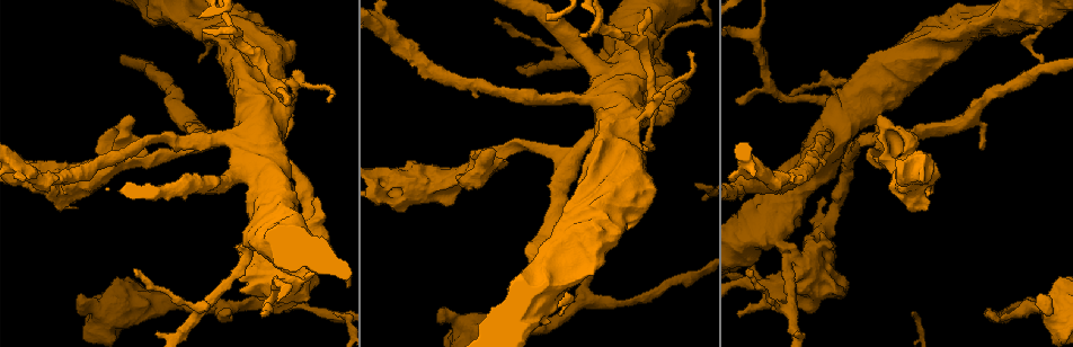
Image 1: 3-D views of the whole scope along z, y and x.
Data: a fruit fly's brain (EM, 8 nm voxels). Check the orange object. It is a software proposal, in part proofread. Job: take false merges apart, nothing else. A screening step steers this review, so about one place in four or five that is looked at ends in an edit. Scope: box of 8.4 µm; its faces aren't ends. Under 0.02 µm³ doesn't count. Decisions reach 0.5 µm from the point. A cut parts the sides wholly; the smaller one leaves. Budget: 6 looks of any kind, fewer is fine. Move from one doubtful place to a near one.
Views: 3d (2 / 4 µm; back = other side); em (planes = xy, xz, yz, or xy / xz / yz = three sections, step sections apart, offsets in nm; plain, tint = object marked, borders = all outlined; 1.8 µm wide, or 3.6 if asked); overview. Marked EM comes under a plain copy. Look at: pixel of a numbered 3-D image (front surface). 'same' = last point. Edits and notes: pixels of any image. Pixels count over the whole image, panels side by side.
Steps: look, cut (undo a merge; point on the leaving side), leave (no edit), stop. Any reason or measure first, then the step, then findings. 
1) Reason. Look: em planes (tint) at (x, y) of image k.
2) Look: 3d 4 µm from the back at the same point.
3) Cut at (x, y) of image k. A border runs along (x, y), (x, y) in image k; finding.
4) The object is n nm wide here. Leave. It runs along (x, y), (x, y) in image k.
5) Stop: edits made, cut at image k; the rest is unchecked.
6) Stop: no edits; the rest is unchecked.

Branch point. Look: 3d 2 µm at (775, 286) of image 1.

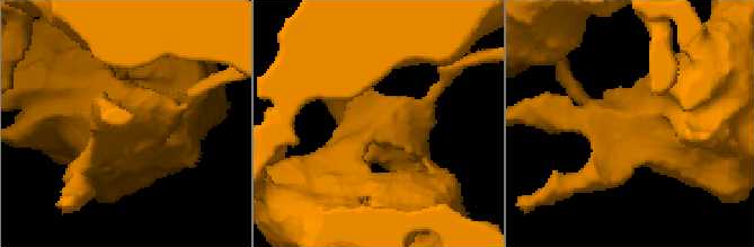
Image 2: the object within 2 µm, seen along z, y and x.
Shape alone is not enough. Look: em planes (tint) at (356, 119) of image 2.

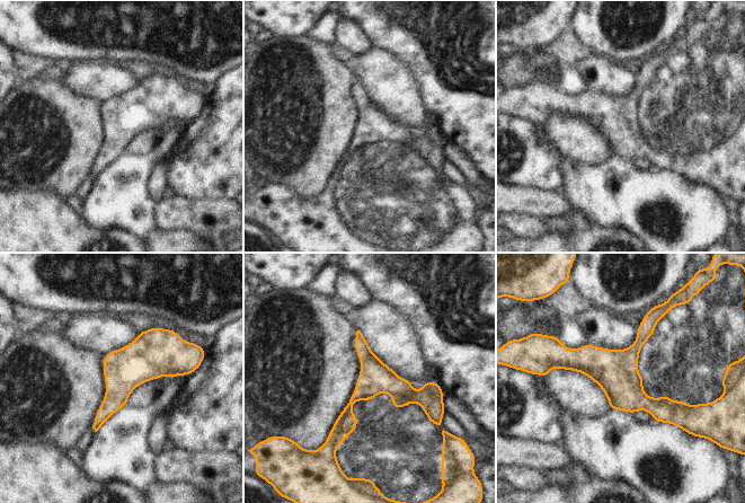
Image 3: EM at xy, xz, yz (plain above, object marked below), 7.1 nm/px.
Leave. Continuous, no second neuron.

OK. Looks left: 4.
Sudden change in width. Look: em 3.6 µm xz step 4 (tint) at (849, 159) of image 1.

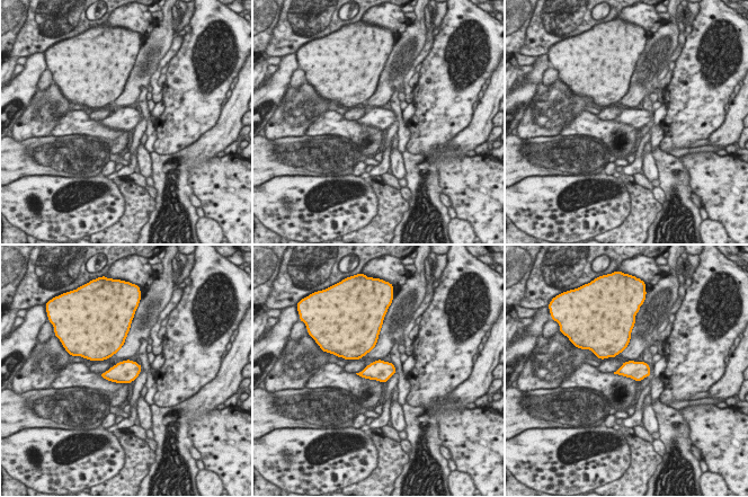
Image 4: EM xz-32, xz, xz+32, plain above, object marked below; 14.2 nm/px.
Cut it another way. Look: em 3.6 µm xy step 4 (tint) at the same point.

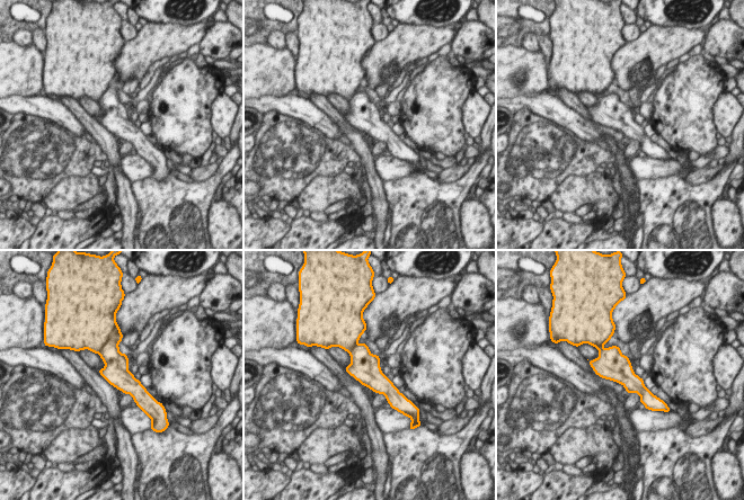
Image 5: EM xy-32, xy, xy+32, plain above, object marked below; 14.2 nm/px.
The object is 360 nm wide here. Cut at (114, 360) of image 5. A border runs along (111, 338), (98, 354) in image 5; two neurons meet here.

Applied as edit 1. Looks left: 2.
Stop: edits made, cut at image 5; the rest is unchecked.

